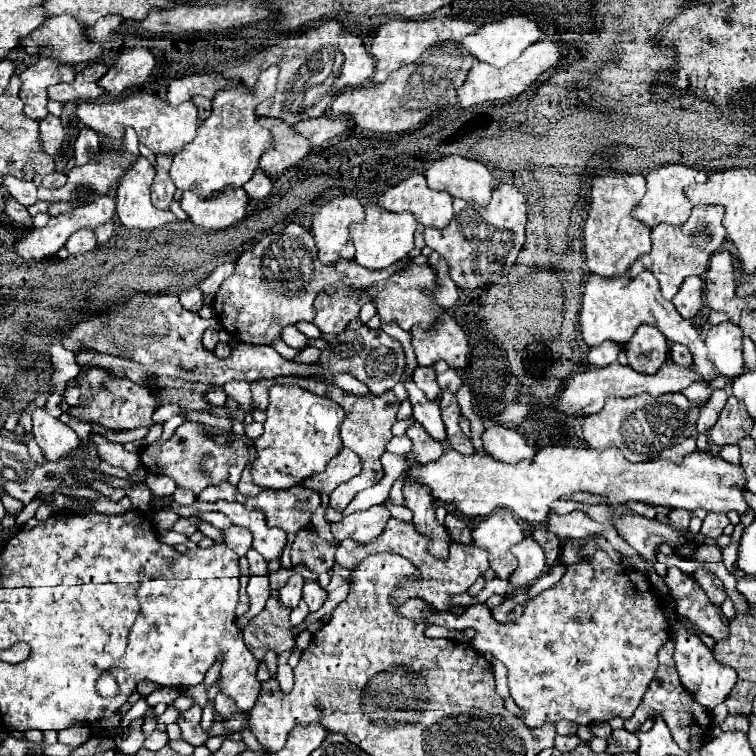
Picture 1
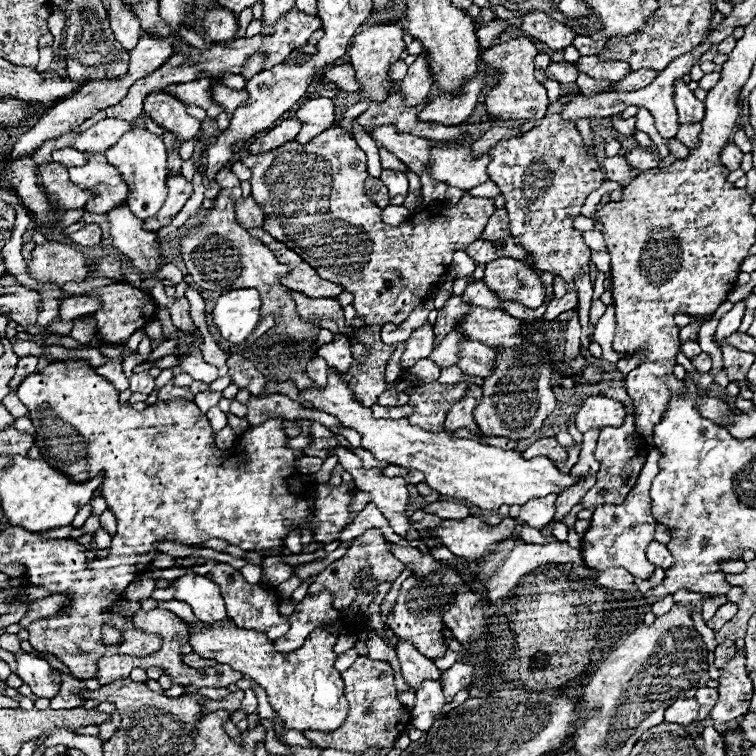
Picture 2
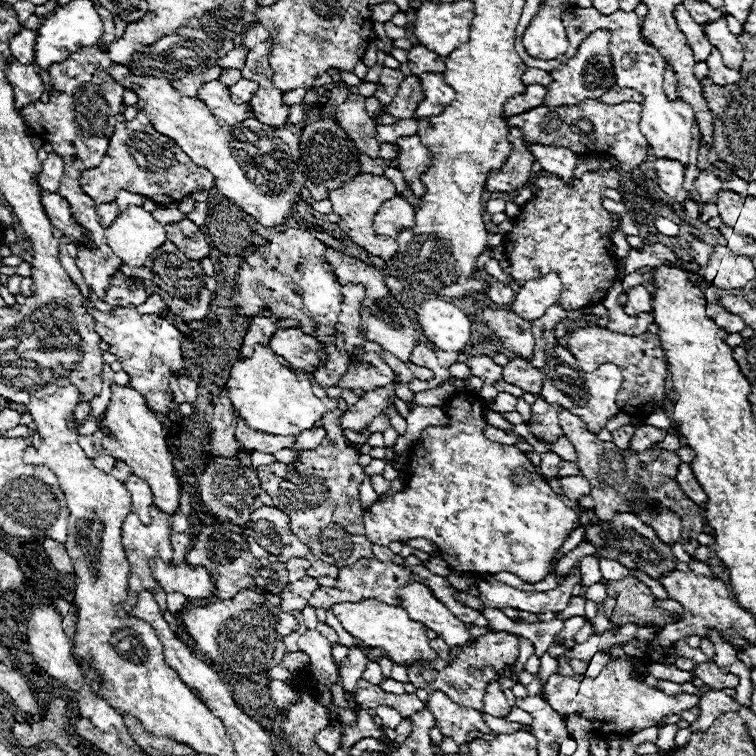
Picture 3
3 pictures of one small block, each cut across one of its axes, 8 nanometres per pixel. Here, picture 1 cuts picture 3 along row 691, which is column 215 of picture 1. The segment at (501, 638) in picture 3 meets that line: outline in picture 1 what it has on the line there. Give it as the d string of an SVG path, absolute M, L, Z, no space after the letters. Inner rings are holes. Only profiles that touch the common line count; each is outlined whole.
M186 420L182 426L178 426L170 440L166 442L152 442L150 446L142 448L140 462L148 472L164 474L176 480L178 488L192 490L196 496L214 484L220 484L222 480L230 480L232 484L238 484L242 468L250 460L250 438L246 434L236 434L232 430L224 430L218 426L208 426L202 422ZM210 434L228 436L228 444L218 444L210 438Z

